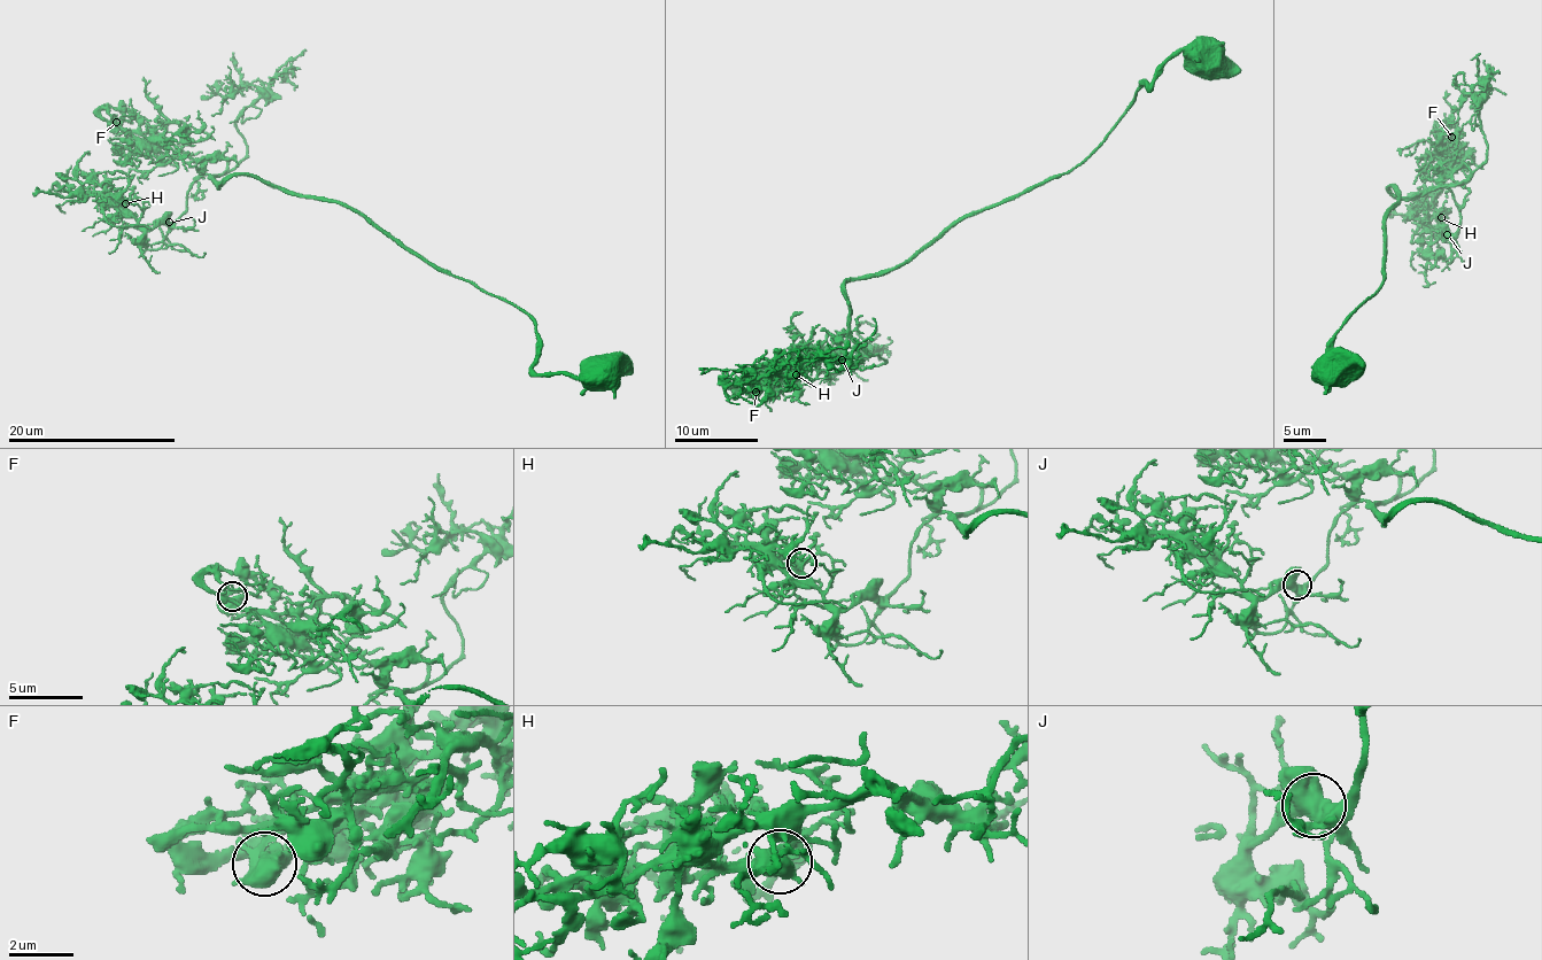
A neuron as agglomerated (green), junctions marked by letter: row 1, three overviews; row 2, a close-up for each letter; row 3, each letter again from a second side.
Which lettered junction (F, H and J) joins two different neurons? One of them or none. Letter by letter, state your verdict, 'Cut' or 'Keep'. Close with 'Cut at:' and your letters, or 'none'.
F: Keep
H: Keep
J: Keep
Cut at: none

